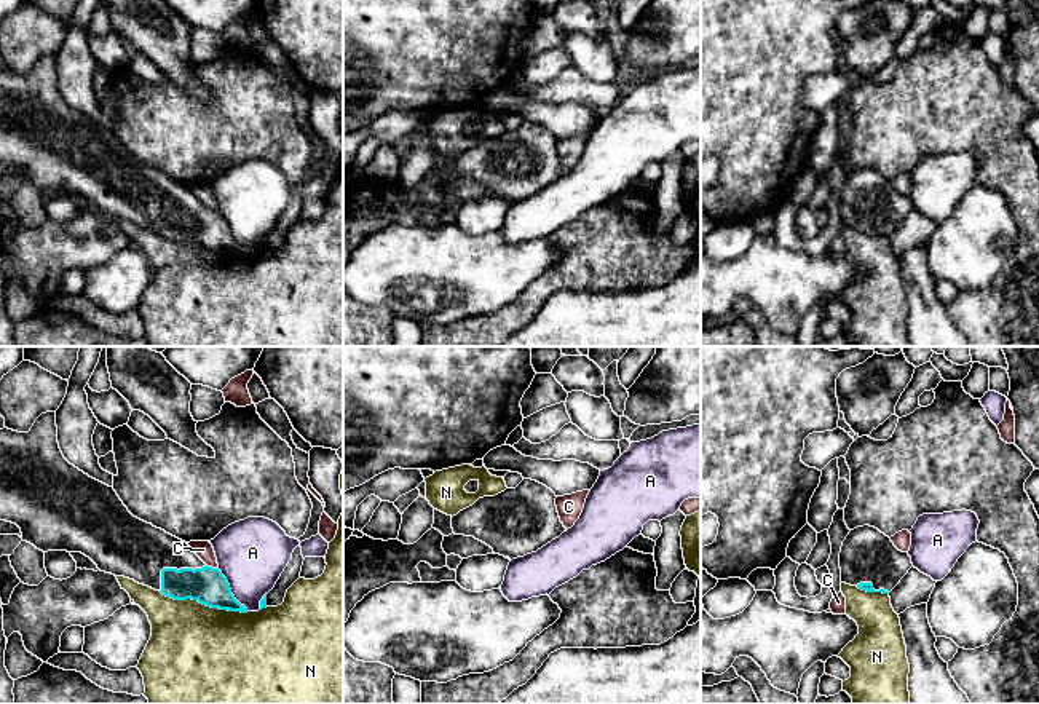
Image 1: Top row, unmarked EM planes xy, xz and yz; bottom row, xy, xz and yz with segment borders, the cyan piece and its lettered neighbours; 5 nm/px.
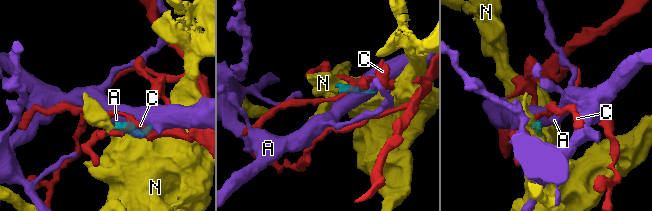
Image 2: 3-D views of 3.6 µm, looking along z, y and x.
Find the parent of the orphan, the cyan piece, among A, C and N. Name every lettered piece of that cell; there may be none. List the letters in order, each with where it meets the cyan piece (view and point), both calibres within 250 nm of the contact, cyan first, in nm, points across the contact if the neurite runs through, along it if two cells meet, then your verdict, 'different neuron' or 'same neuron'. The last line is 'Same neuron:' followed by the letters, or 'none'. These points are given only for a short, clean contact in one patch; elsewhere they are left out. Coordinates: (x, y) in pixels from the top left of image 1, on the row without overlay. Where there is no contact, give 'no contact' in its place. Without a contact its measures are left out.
A: xy (230, 232) | 180/340 nm | along xy (217, 211), (225, 221), (230, 235), (248, 253) | different neuron
C: xy (211, 209) | 180/90 nm | along xy (206, 206), (217, 211) | different neuron
N: xy (203, 246) | 180/480 nm | different neuron
Same neuron: none

